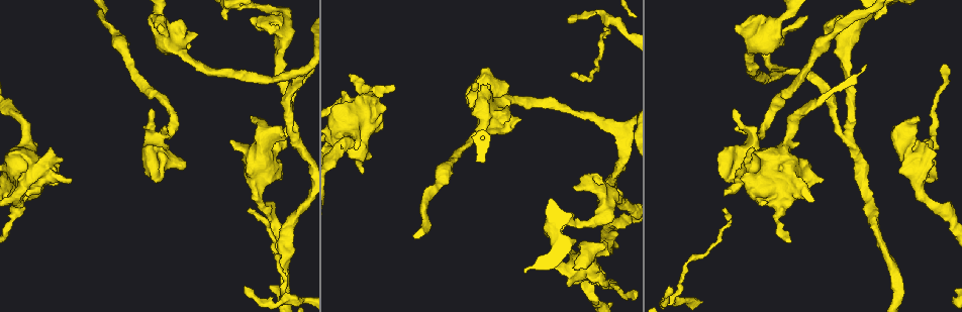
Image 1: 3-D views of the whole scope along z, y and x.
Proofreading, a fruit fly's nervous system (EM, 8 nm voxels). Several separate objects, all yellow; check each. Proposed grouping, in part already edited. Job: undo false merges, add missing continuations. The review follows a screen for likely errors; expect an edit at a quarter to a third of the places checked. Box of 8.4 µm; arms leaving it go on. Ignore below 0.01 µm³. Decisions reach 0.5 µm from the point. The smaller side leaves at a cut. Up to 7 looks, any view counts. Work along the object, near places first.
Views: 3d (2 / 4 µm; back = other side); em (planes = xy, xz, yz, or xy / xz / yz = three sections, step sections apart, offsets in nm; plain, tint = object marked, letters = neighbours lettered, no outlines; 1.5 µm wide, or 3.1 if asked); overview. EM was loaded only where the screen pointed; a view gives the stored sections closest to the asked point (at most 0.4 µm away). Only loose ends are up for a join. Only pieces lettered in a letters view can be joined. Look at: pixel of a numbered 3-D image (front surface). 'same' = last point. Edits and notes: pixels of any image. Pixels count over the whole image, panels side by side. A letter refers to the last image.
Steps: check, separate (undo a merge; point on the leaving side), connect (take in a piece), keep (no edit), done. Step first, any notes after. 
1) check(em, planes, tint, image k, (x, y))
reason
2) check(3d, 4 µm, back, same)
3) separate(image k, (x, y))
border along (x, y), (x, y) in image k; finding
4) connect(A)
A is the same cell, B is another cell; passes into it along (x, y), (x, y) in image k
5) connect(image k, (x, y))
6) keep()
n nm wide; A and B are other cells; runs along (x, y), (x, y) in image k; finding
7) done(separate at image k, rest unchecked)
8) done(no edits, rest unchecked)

check(3d, 4 µm, image 1, (669, 286))
an open end

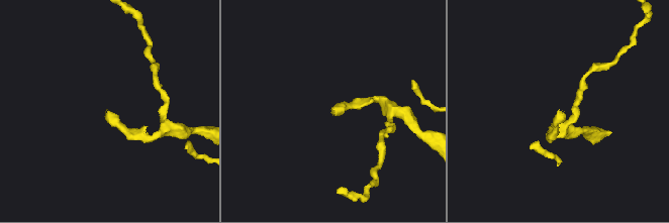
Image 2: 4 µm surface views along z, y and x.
check(em, xz, step 8, letters, image 2, (107, 112))
need the tissue

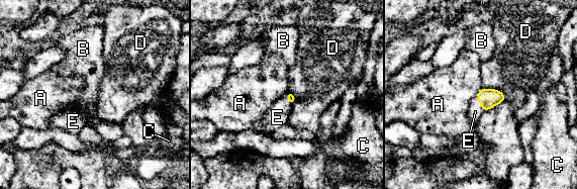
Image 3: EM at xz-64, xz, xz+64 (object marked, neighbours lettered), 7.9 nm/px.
check(em, planes, letters, same)
cut it another way

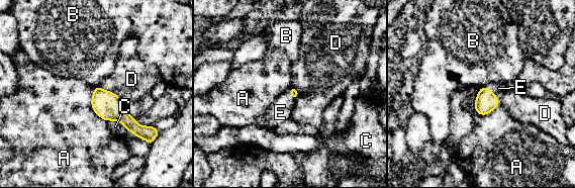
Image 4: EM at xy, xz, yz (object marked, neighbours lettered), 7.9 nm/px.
connect(E)
E is the same cell, A, B, C and D are other cells; it goes on there

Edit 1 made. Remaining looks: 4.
check(em, yz, step 4, tint, image 1, (724, 211))
tapers out

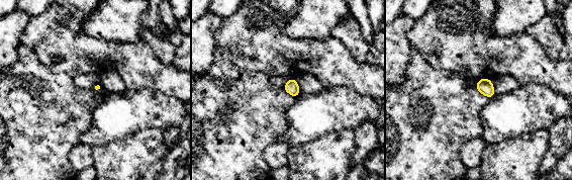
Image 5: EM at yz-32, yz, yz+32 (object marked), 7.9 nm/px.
check(em, planes, letters, same)
cut it another way

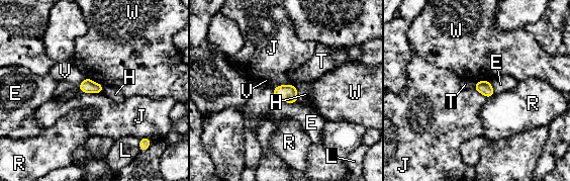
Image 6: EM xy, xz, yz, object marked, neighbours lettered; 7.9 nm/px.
keep()
E, H, J, L, R, T, V and W are other cells; border along (80, 90), (101, 93) in image 6; no lettered piece goes on from it

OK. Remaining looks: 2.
check(3d, 2 µm, back, image 1, (918, 115))
branch stops here

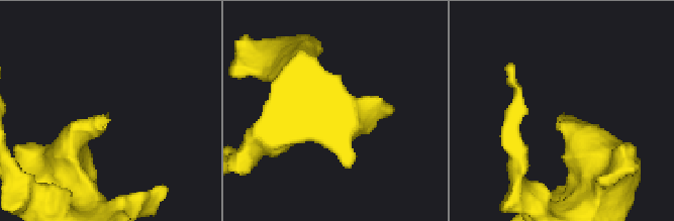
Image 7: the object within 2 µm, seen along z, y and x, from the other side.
check(em, planes, letters, image 7, (561, 117))
shape alone is not enough

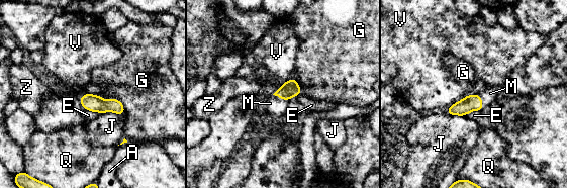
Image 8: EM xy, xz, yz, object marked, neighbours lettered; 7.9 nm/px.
connect(M)
M is the same cell, A, E, G, J, Q, V and Z are other cells; the neuron continues

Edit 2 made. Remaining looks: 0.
done(connect at image 4, connect at image 8, rest unchecked)

